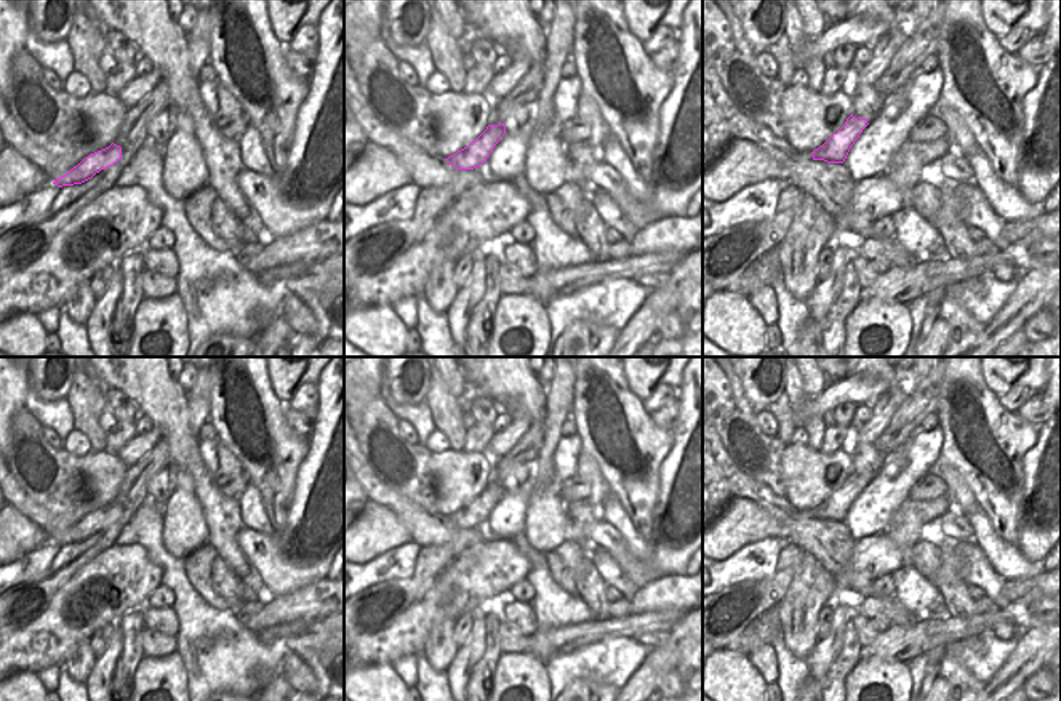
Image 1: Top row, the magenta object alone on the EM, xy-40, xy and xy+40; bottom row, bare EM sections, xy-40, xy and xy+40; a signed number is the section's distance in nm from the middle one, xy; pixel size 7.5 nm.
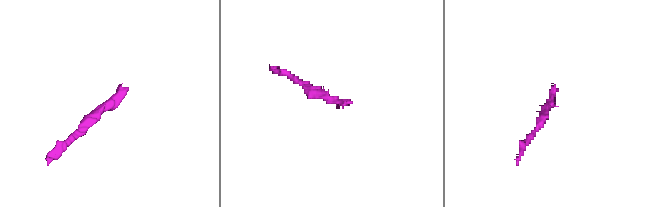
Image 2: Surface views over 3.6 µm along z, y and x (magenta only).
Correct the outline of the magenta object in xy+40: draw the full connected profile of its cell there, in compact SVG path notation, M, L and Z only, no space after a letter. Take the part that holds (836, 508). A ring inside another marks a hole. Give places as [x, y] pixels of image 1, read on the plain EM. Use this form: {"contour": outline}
{"contour": "M851 472L837 491L834 491L823 504L811 511L813 519L843 522L851 504L867 483L867 477L855 477Z"}

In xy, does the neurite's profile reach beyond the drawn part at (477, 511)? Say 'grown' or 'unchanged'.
unchanged

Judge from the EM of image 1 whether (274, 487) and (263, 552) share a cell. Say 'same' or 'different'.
different

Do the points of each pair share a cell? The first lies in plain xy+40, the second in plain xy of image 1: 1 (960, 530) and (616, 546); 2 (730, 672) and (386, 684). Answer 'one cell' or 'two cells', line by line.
1: one cell
2: one cell

